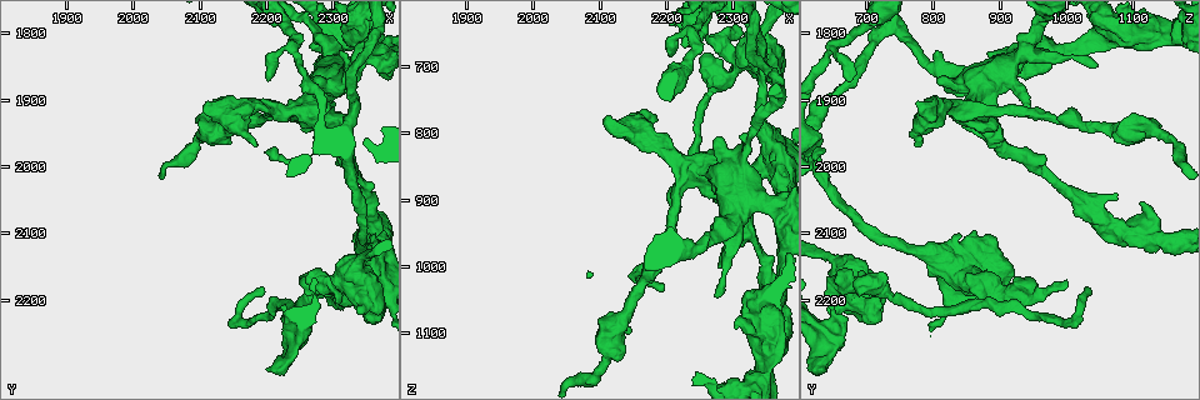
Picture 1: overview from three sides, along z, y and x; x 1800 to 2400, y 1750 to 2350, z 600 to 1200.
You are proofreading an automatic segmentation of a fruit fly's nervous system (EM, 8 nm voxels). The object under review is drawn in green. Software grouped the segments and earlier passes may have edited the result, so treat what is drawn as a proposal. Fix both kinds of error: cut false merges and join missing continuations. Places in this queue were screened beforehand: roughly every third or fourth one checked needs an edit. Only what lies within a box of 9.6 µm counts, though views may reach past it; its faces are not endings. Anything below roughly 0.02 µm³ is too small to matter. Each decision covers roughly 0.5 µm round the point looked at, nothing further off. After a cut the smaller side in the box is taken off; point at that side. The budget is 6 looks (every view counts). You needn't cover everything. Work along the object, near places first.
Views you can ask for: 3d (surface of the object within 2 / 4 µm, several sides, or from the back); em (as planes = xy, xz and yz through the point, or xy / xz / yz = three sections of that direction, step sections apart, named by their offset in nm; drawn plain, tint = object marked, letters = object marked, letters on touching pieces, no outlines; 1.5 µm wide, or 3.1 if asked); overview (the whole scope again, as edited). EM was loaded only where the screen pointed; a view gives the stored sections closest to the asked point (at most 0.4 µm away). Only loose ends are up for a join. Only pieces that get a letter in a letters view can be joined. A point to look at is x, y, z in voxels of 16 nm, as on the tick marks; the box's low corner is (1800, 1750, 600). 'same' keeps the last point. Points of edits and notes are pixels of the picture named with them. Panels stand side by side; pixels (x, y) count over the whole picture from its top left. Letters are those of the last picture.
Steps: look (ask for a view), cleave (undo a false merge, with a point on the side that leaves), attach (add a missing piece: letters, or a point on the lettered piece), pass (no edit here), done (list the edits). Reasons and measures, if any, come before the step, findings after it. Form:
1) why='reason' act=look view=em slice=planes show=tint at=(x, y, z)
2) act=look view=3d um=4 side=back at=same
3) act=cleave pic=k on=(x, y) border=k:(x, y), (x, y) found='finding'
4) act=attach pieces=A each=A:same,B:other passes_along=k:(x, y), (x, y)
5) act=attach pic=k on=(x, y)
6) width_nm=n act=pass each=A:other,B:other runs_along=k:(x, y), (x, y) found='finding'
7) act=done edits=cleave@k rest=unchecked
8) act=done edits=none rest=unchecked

why='an open end' act=look view=em slice=planes show=letters at=(2230, 2210, 645)

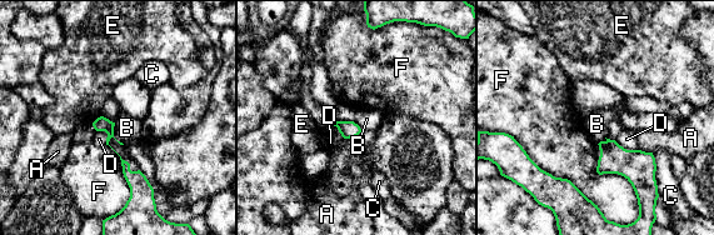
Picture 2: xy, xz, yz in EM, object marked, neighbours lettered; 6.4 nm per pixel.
act=pass each=A:other,B:other,C:other,D:other,E:other,F:other found='none of them fits'

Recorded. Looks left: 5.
why='end of a long branch' act=look view=em slice=xz step=8 show=tint at=(2280, 2170, 1000)

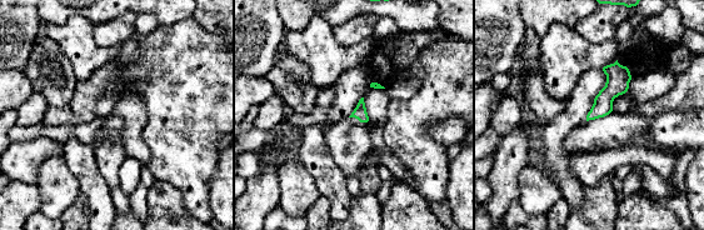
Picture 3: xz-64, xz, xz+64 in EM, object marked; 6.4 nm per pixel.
why='cut it another way' act=look view=em slice=planes show=letters at=same

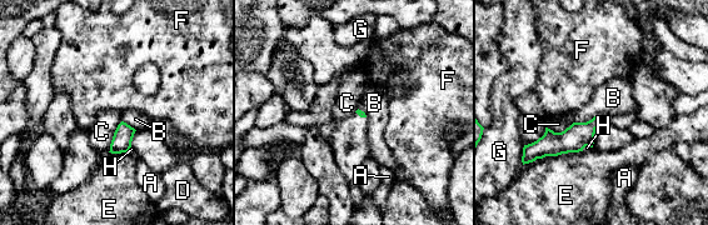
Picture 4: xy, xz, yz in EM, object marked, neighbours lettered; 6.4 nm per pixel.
act=pass each=A:other,B:other,C:other,D:other,E:other,F:other,G:other,H:other border=4:(596, 115), (586, 121), (573, 123) found='none of them fits'

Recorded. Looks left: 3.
why='thick turns thin' act=look view=3d um=4 side=back at=(2335, 2140, 655)

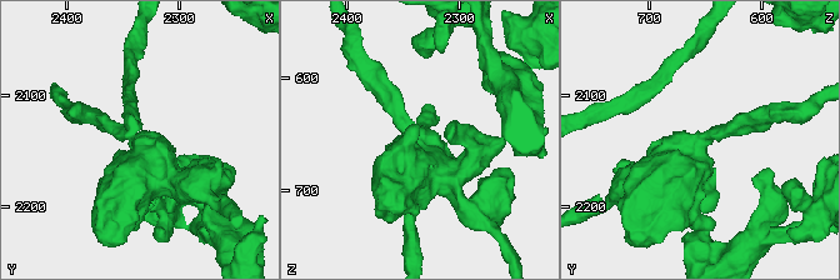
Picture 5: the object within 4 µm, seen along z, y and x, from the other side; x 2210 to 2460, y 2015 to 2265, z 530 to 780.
why='need the tissue' act=look view=em slice=planes show=letters at=(2338, 2140, 656)

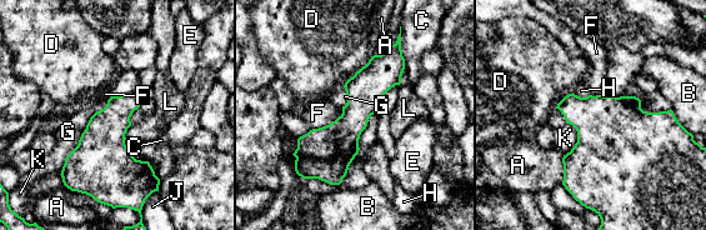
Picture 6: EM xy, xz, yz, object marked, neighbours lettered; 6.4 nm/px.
act=pass each=A:other,B:other,C:other,D:other,E:other,F:other,G:other,H:other,J:other,K:other,L:other runs_along=6:(399, 53), (301, 164) found='continuous, no second neuron'

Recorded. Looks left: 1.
act=done edits=none rest=unchecked

